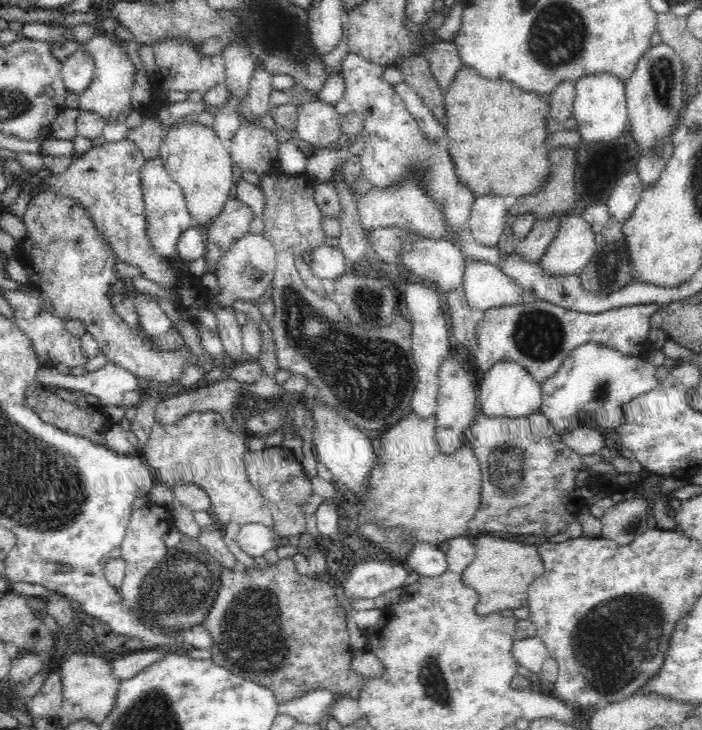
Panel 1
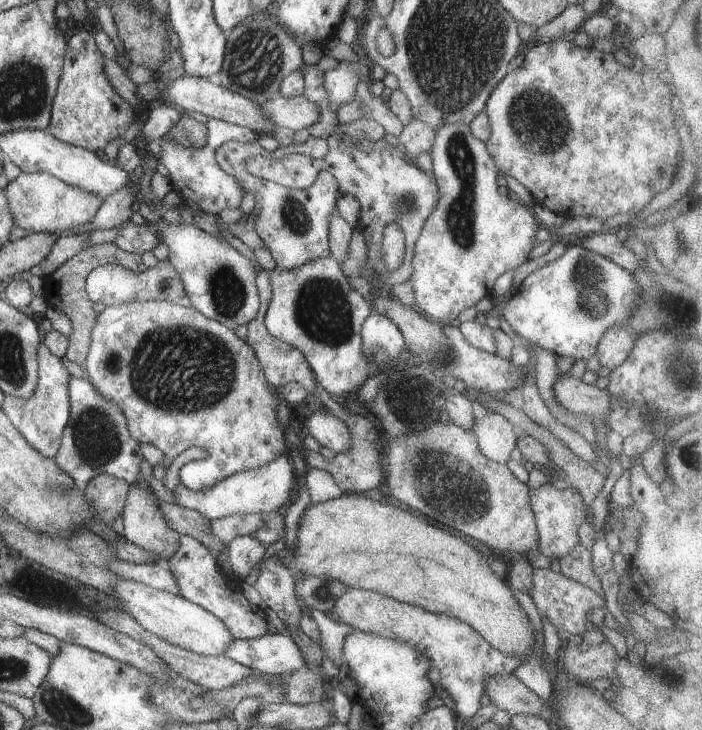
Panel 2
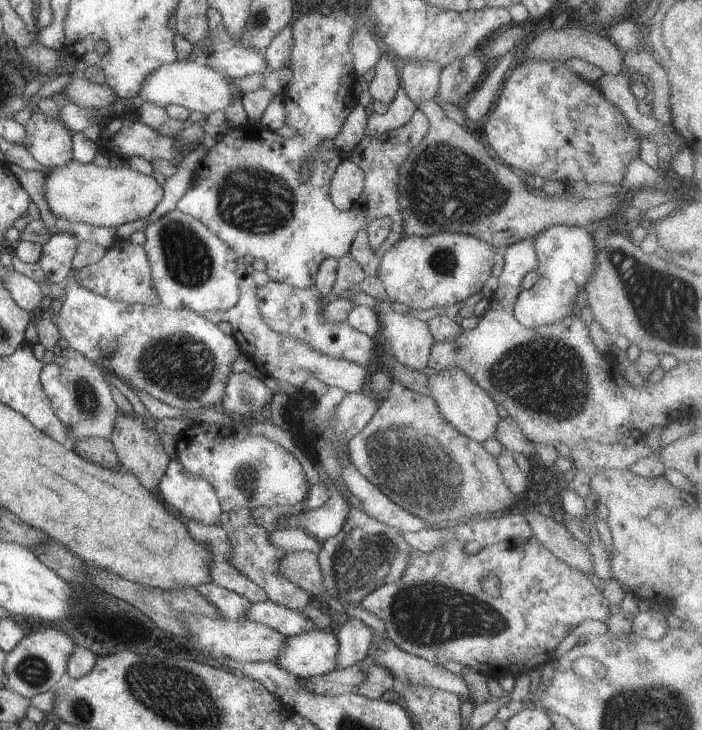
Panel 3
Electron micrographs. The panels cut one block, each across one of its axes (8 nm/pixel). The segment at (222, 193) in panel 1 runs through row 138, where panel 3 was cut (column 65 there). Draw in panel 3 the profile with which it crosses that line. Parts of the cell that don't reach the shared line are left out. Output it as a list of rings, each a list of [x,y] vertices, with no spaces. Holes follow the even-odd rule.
[[[69,160],[45,175],[44,196],[56,218],[71,223],[86,223],[95,227],[128,224],[149,214],[163,197],[163,187],[150,175],[129,168],[100,167],[94,163]]]

